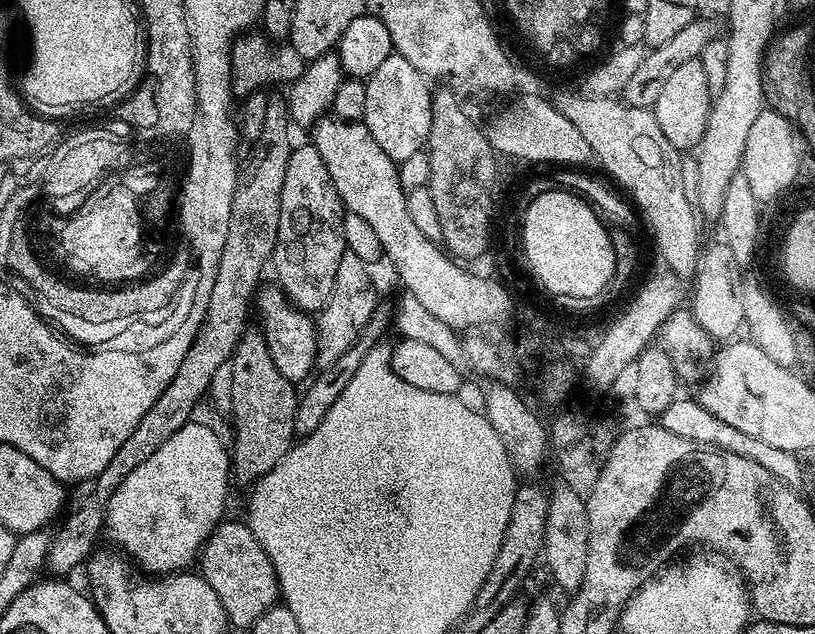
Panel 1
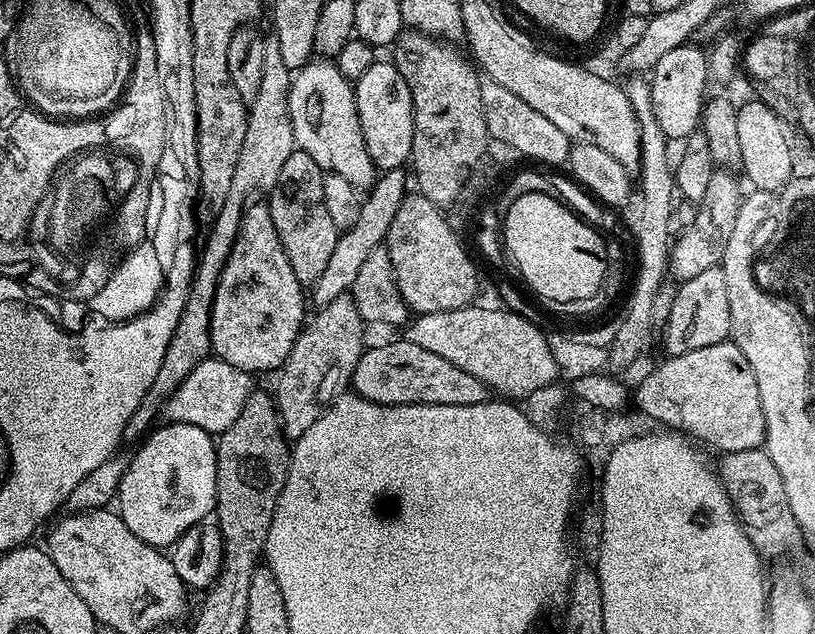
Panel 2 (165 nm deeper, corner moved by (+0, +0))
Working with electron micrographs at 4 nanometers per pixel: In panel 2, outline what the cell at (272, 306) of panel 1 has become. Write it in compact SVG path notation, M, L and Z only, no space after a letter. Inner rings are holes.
M267 203L250 204L244 211L238 238L226 258L226 266L222 270L222 278L214 294L213 353L230 366L249 374L272 371L275 373L287 362L290 350L306 323L304 300L306 304L305 289L298 282L298 278L294 278L294 269L290 267L290 258L286 258L286 250L282 250L282 238L278 238L278 230L274 230L274 218L270 218Z

